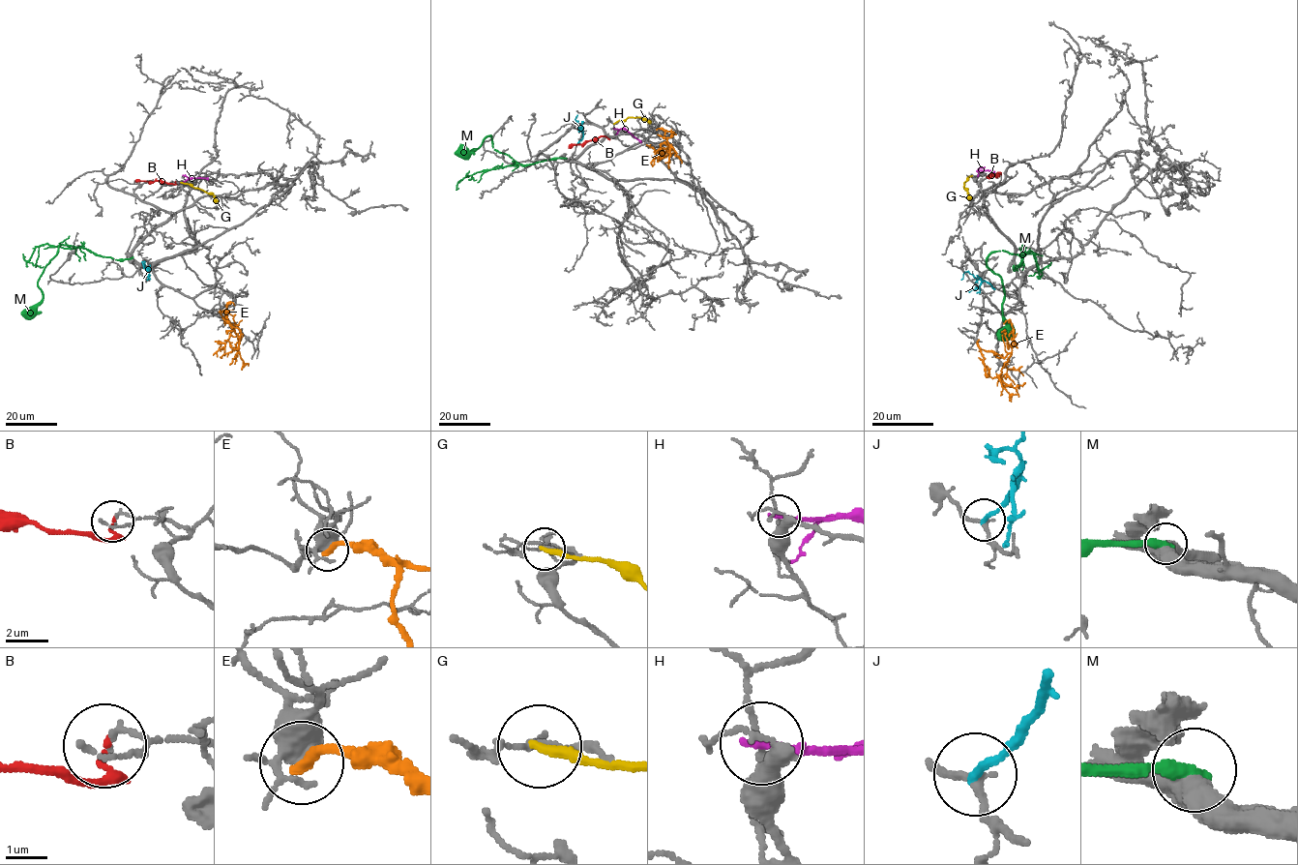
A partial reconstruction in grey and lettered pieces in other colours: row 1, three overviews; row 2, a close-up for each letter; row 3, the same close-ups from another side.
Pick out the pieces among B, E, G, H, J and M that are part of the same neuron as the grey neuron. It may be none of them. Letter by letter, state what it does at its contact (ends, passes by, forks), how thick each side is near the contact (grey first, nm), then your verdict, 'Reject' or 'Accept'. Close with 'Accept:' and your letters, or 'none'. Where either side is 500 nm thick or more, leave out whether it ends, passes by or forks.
B: It ends there. Thickness 130 nm (grey) against 180 nm. Reject
E: It ends there. Thickness 420 nm (grey) against 280 nm. Reject
G: It ends there. Thickness 110 nm (grey) against 200 nm. Reject
H: It ends there. Thickness 140 nm (grey) against 200 nm. Reject
J: It ends there. Thickness 180 nm (grey) against 220 nm. Reject
M: Thickness 550 nm (grey) against 380 nm. Reject
Accept: none

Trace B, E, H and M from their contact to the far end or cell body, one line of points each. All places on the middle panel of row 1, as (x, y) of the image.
B: (608, 138), (600, 136), (568, 148)
E: (657, 129), (674, 134), (667, 142), (681, 163)
H: (614, 129), (626, 130), (641, 142)
M: (566, 158), (522, 165), (510, 155), (494, 149), (489, 135), (471, 152), (455, 153)

